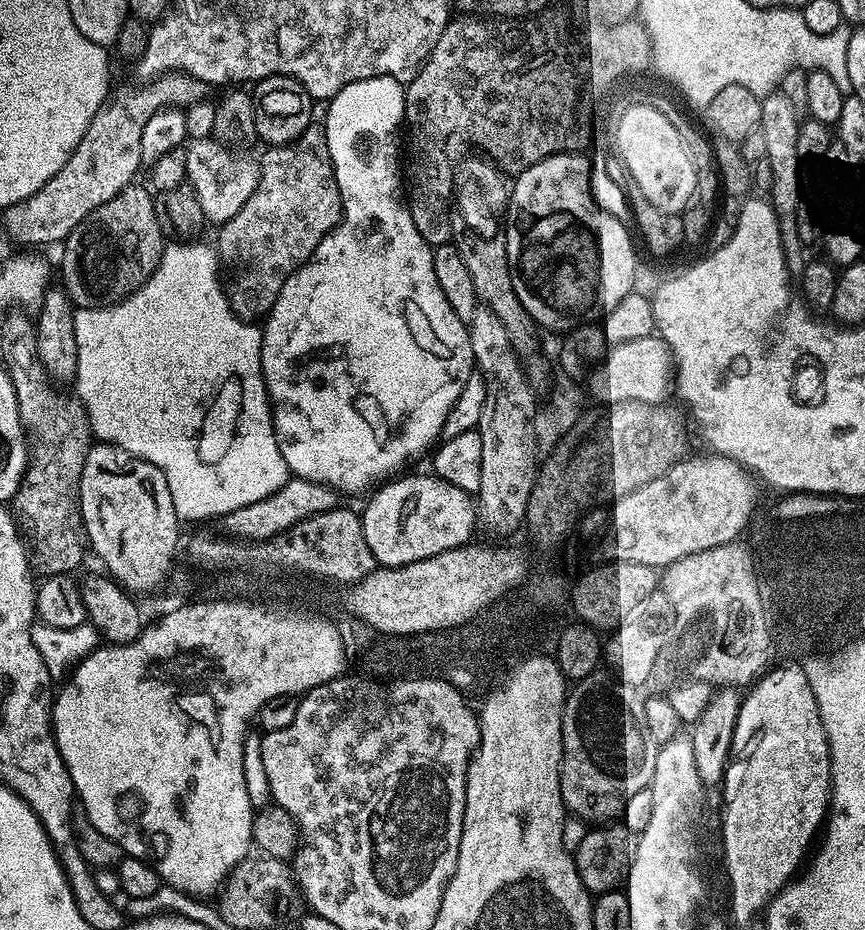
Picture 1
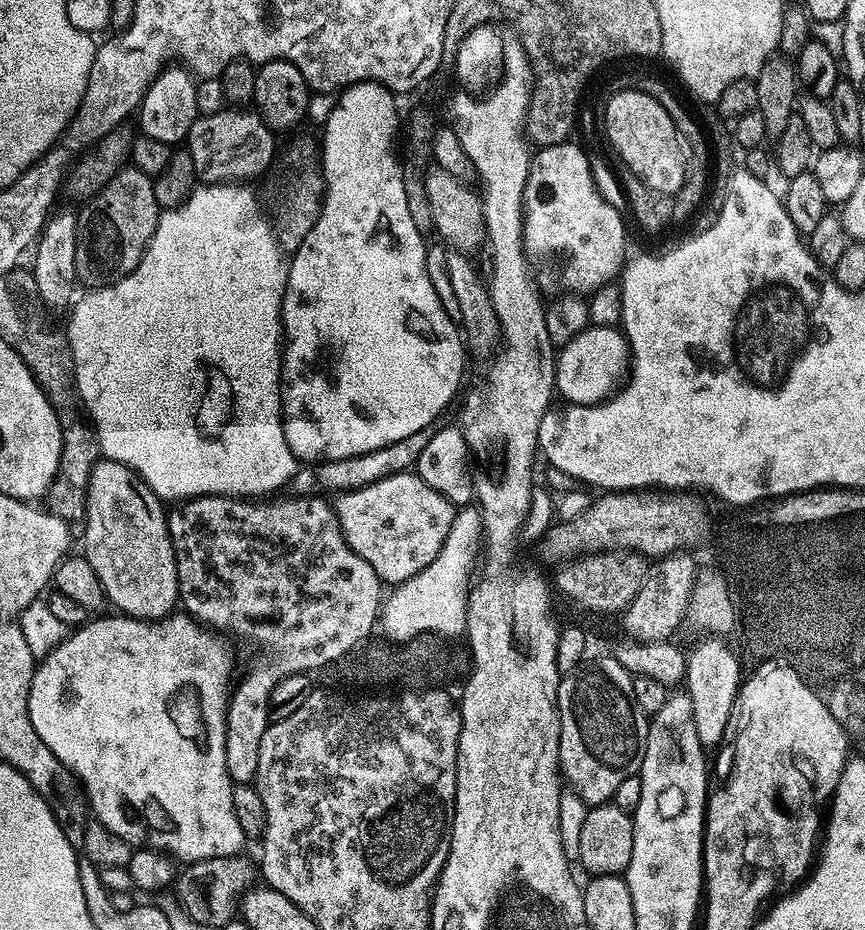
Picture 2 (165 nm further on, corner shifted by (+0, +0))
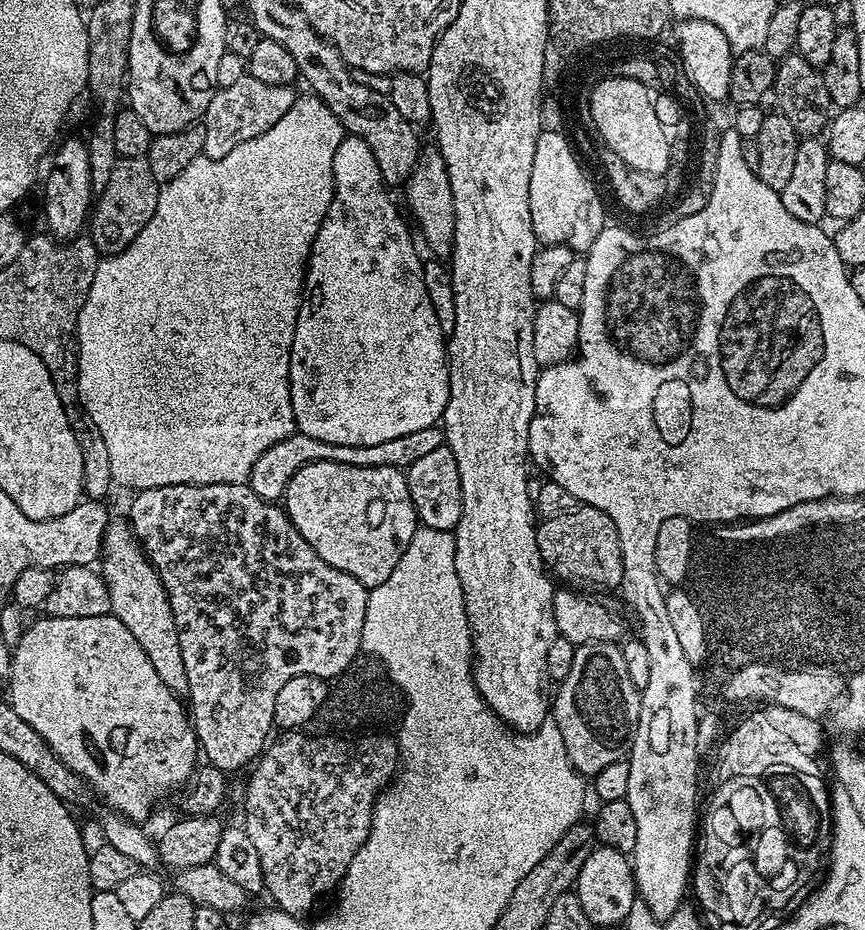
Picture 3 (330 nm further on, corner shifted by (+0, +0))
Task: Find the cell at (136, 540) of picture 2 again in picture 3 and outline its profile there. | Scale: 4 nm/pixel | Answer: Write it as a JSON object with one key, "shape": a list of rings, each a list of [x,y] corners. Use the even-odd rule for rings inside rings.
{"shape":[[[113,519],[109,523],[98,571],[110,590],[111,615],[118,617],[122,626],[134,634],[146,658],[150,658],[150,666],[154,666],[158,678],[166,682],[169,690],[181,698],[187,697],[186,666],[182,662],[182,646],[178,642],[178,626],[174,622],[174,610],[170,606],[168,592],[127,519]]]}

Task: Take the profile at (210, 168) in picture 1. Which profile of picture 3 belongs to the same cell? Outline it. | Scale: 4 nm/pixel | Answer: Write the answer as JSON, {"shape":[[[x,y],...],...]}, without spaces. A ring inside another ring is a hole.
{"shape":[[[245,74],[234,86],[217,87],[210,106],[206,106],[202,117],[204,129],[203,155],[212,160],[222,158],[234,150],[234,146],[242,146],[242,142],[250,142],[250,138],[258,138],[258,134],[266,134],[294,106],[297,89],[292,86],[266,86],[266,82],[258,82],[258,78]]]}

